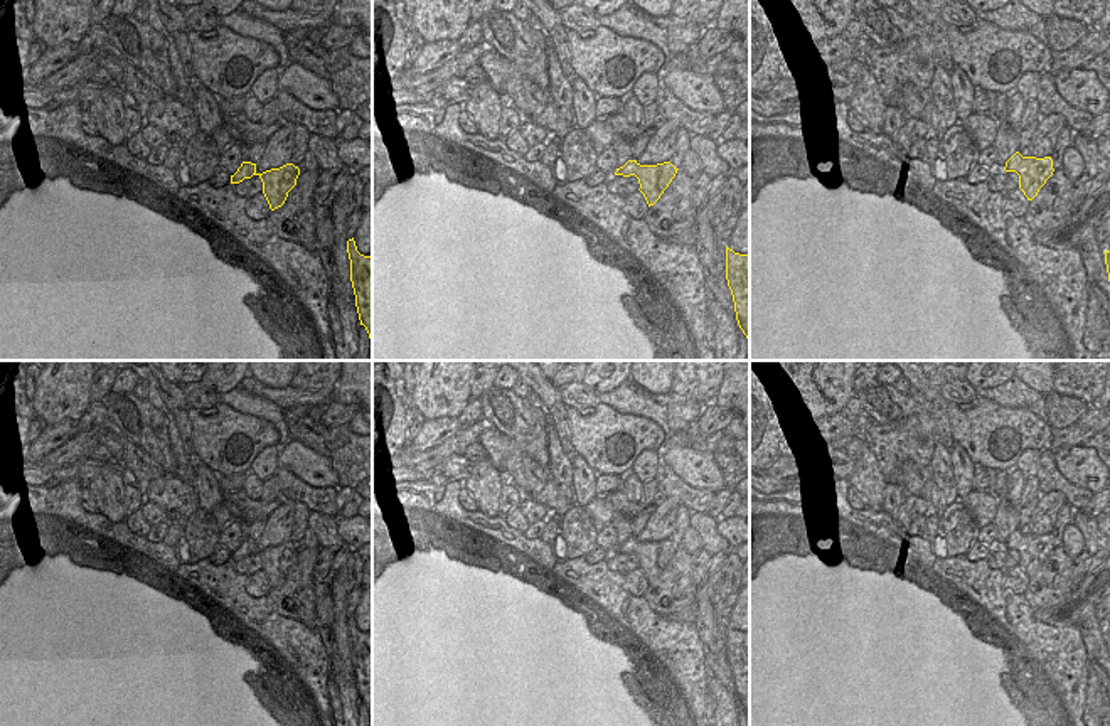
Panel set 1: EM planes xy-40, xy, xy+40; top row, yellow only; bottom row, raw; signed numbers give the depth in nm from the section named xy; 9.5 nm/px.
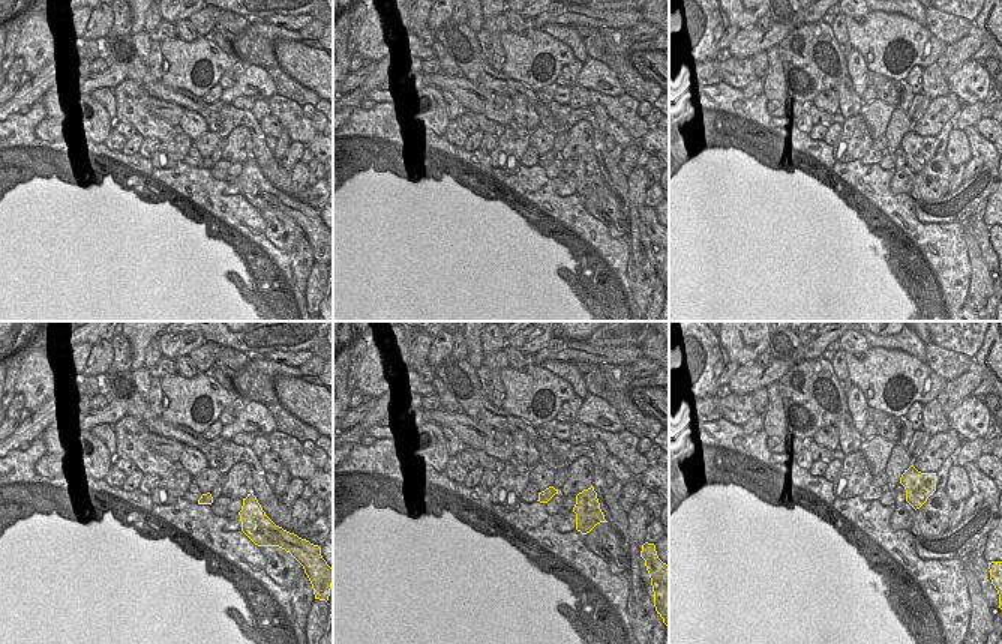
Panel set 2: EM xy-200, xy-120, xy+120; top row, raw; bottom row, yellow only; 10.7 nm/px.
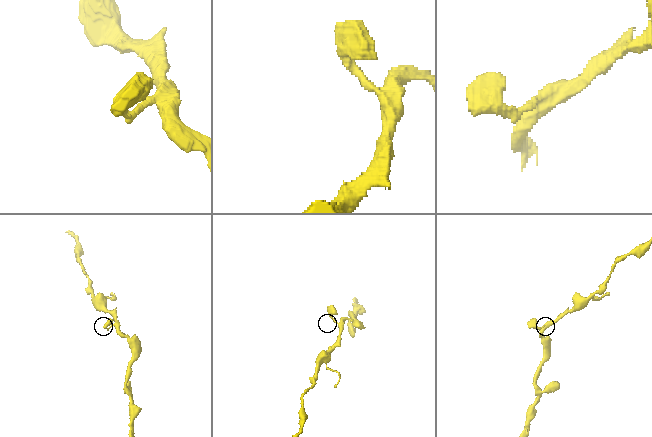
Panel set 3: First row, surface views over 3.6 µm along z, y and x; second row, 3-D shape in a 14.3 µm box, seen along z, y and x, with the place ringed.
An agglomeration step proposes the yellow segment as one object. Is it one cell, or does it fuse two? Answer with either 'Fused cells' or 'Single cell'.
Single cell

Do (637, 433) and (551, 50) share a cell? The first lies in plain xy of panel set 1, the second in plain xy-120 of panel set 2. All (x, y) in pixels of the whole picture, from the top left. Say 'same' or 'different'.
same

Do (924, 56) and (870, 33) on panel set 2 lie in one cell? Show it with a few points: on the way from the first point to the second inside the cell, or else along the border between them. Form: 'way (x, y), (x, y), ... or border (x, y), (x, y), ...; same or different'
way (911, 42), (903, 38), (884, 38); same

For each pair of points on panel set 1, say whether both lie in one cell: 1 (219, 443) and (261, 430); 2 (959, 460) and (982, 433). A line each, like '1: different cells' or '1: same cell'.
1: same cell
2: different cells

